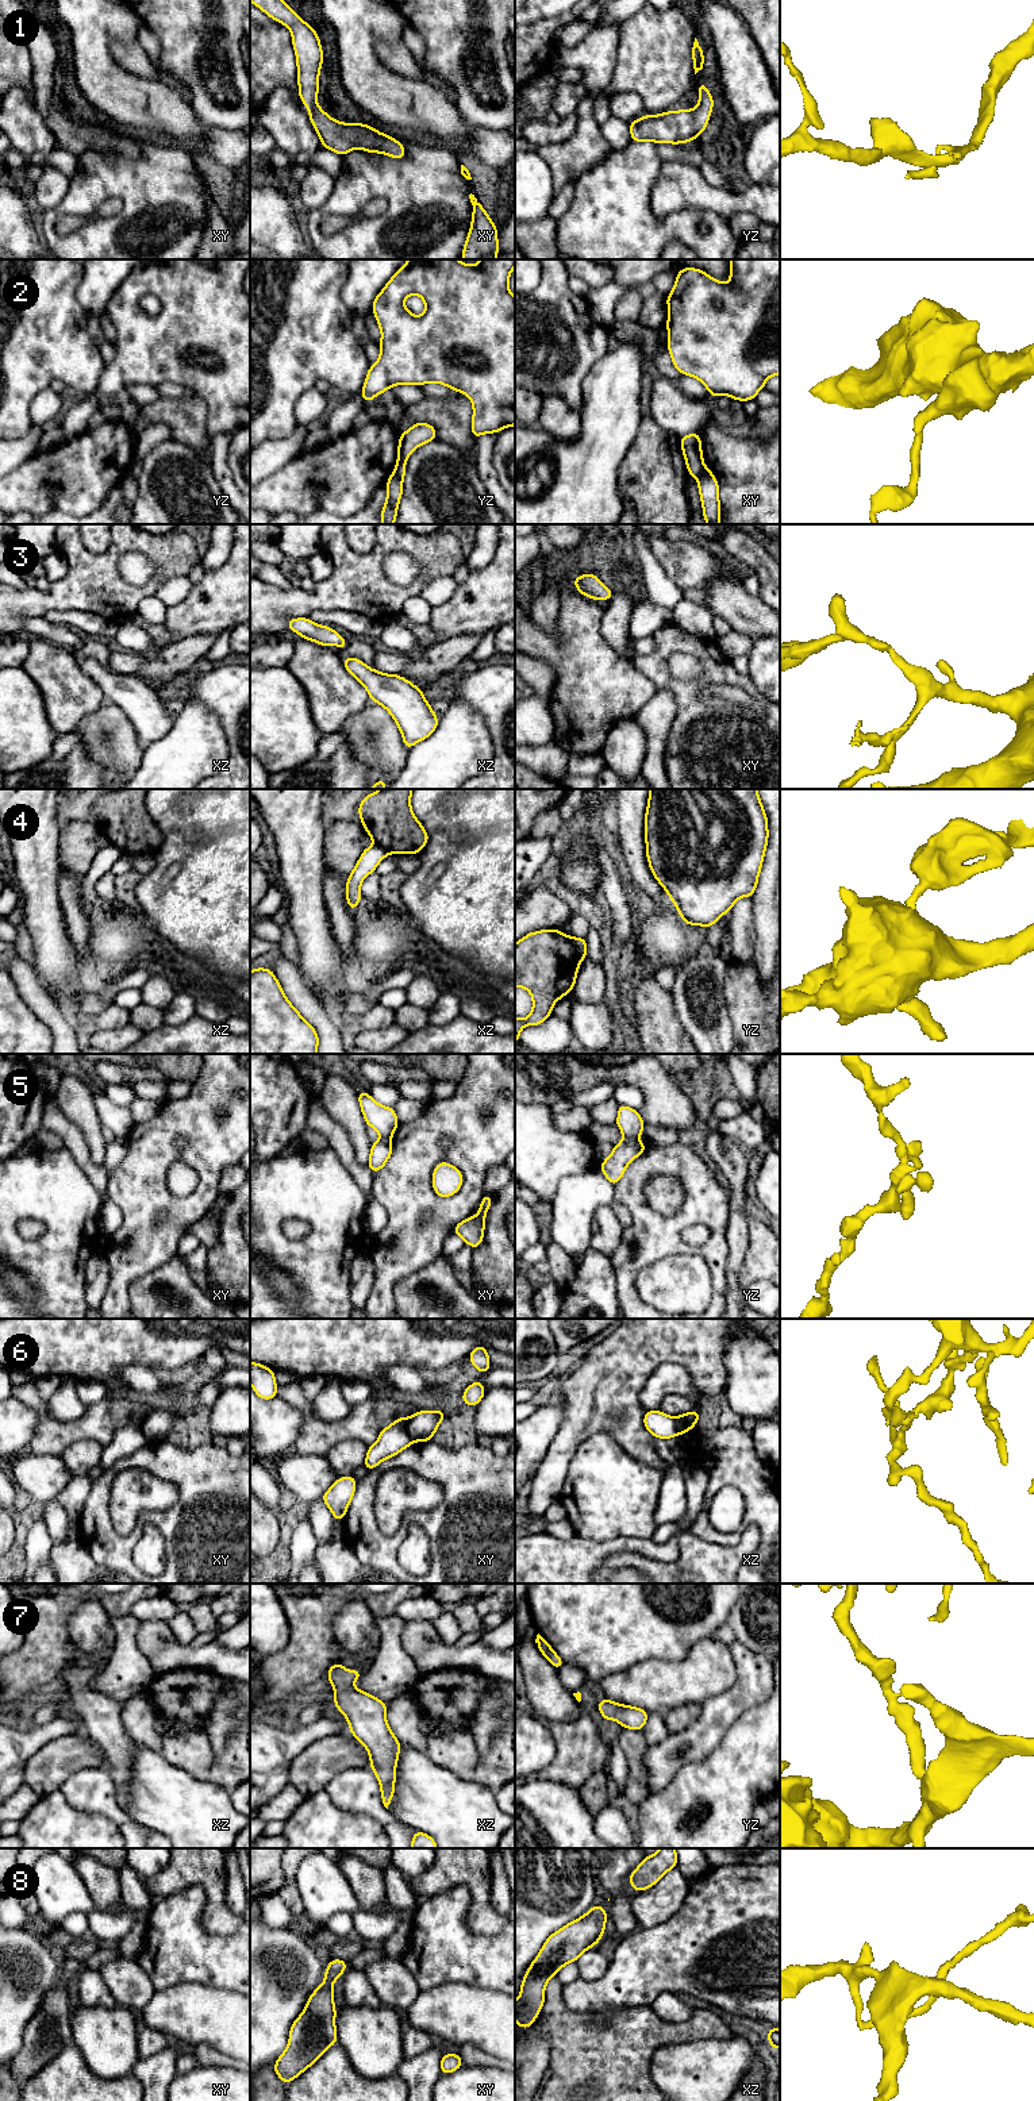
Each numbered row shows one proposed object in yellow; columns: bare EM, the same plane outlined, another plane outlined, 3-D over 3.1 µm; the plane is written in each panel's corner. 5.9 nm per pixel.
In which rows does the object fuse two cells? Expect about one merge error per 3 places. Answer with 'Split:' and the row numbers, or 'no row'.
Split: 2, 4, 5, 6

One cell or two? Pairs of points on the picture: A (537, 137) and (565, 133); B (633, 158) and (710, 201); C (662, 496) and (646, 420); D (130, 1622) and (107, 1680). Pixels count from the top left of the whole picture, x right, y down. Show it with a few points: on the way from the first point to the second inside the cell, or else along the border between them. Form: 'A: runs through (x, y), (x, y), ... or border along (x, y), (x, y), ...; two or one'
A: runs through (544, 134), (558, 133); one
B: border along (665, 160), (653, 185), (649, 203); two
C: runs through (654, 477), (652, 439); one
D: runs through (126, 1636), (126, 1661), (122, 1665); one

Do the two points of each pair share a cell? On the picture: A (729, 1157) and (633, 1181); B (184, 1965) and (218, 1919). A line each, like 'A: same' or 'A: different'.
A: different
B: different

